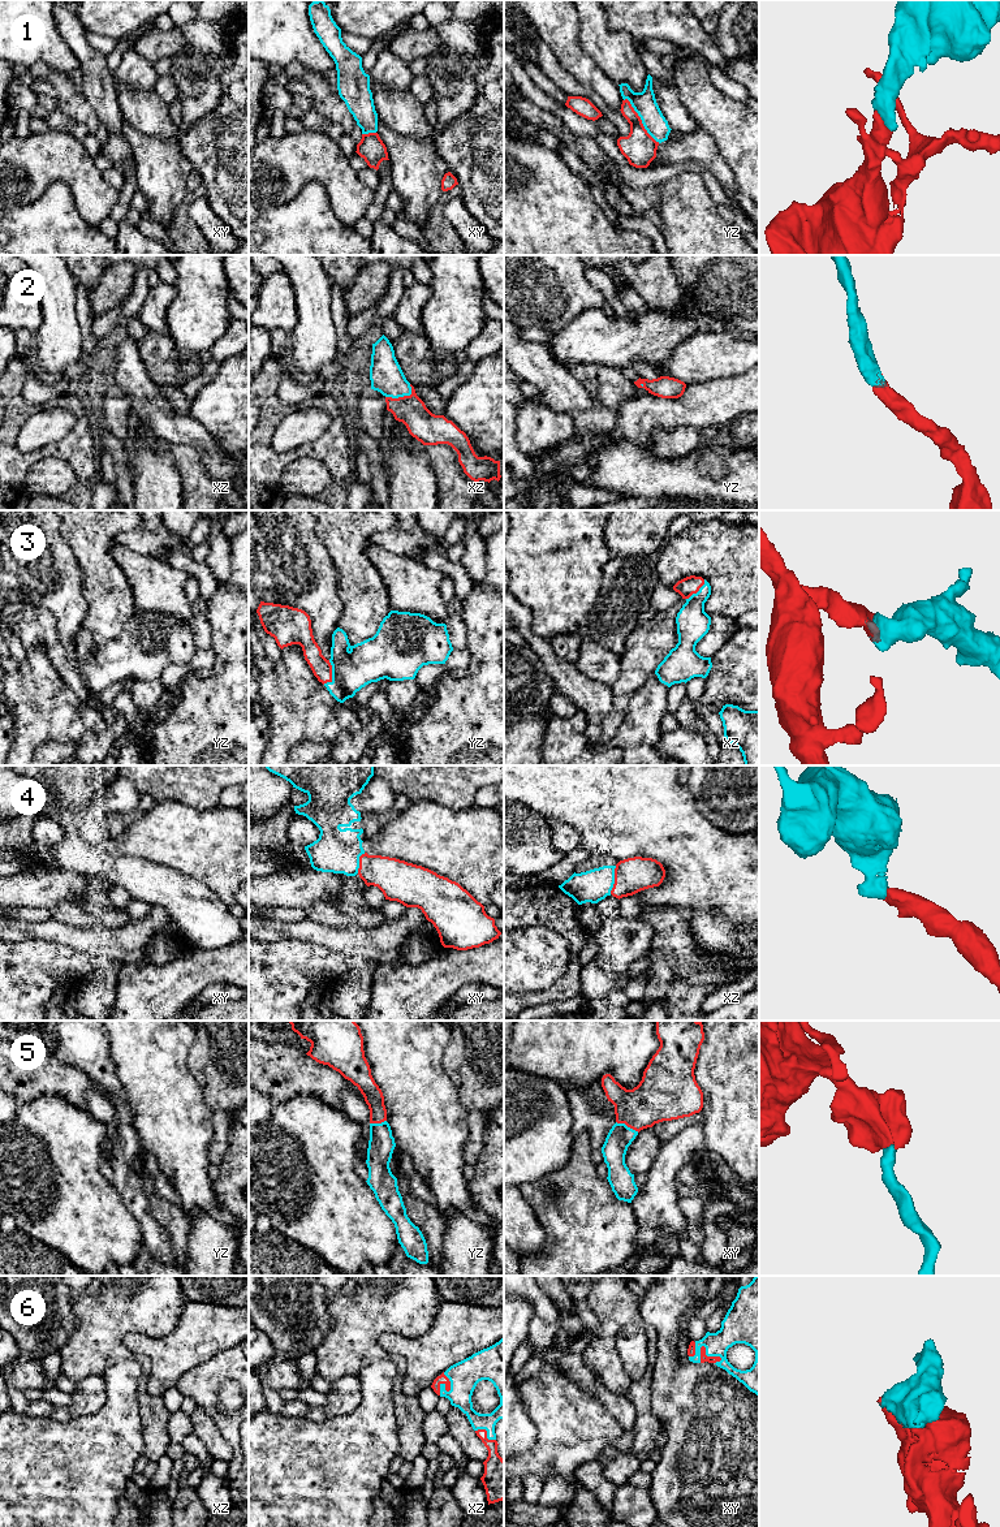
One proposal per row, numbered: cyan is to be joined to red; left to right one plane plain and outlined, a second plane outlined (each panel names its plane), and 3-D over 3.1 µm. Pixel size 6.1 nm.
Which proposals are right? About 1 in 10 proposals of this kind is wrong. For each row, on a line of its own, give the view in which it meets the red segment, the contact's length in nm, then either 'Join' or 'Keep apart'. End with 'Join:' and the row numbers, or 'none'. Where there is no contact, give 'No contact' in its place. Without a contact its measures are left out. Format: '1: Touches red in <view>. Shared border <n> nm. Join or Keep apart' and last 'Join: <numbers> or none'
1: Touches red in yz. Shared border 360 nm. Join
2: Touches red in xz. Shared border 180 nm. Join
3: Touches red in yz. Shared border 160 nm. Join
4: Touches red in xz. Shared border 180 nm. Join
5: Touches red in xy. Shared border 160 nm. Join
6: Touches red in xy. Shared border 160 nm. Join
Join: 1, 2, 3, 4, 5, 6

